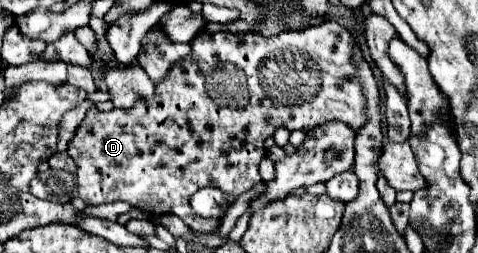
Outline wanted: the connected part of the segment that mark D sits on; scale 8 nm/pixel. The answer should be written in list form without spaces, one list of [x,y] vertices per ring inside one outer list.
[[[326,21],[318,27],[310,27],[306,31],[298,31],[298,33],[280,33],[274,37],[260,37],[256,33],[230,33],[230,31],[218,31],[218,33],[204,33],[198,39],[192,39],[192,55],[188,59],[184,59],[182,63],[178,63],[170,75],[156,85],[156,95],[152,103],[144,103],[138,101],[132,109],[112,109],[110,113],[102,113],[98,109],[90,109],[84,117],[84,121],[76,127],[72,141],[68,143],[68,155],[78,163],[78,173],[76,173],[76,185],[78,185],[78,197],[84,199],[90,205],[102,205],[102,203],[114,203],[114,201],[126,201],[136,209],[142,209],[148,215],[178,215],[188,227],[192,227],[194,231],[202,231],[202,233],[210,233],[212,229],[216,229],[220,225],[220,221],[212,221],[212,219],[202,219],[198,215],[192,213],[190,209],[190,197],[200,189],[200,187],[218,187],[224,191],[224,195],[228,197],[228,201],[232,203],[238,195],[242,195],[244,191],[252,189],[256,183],[262,181],[260,173],[258,173],[258,165],[264,157],[264,147],[262,141],[266,137],[272,137],[274,131],[278,127],[288,127],[290,131],[312,131],[312,127],[318,127],[320,123],[332,121],[332,119],[340,119],[344,123],[348,123],[354,131],[358,131],[364,123],[366,123],[366,99],[364,99],[364,91],[362,91],[362,83],[360,77],[356,75],[356,67],[352,63],[352,55],[354,55],[354,41],[352,41],[352,33],[342,27],[336,21]]]

